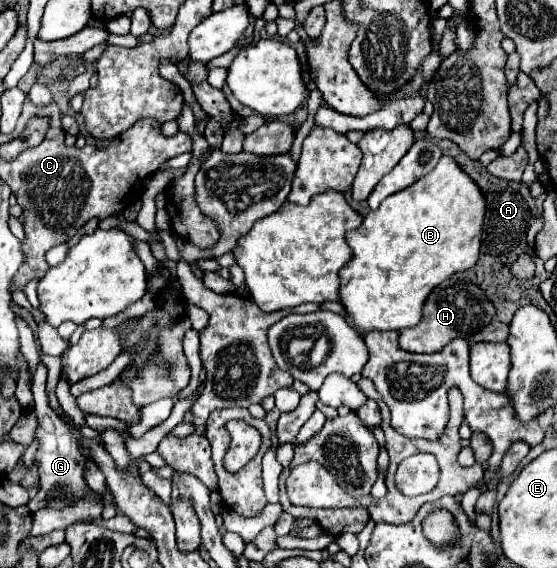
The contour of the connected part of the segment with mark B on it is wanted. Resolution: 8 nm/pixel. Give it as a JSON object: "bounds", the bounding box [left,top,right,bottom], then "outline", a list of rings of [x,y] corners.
{"bounds":[340,157,486,331],"outline":[[[442,157],[436,165],[436,169],[432,169],[432,173],[428,173],[428,177],[422,177],[420,181],[412,183],[408,189],[402,189],[400,193],[392,195],[392,197],[386,197],[382,201],[382,205],[376,209],[376,211],[370,211],[362,225],[356,229],[356,231],[350,231],[346,241],[348,245],[352,247],[354,251],[354,257],[350,259],[348,265],[342,267],[340,271],[340,301],[342,305],[346,307],[346,313],[352,317],[354,321],[354,327],[358,327],[360,331],[372,331],[372,329],[394,329],[394,331],[400,331],[400,329],[406,329],[406,327],[414,327],[420,317],[422,317],[422,305],[424,305],[424,299],[428,297],[428,293],[440,285],[442,281],[450,279],[454,273],[458,271],[468,271],[472,269],[476,263],[478,263],[478,257],[480,257],[480,247],[482,247],[482,225],[484,225],[484,211],[486,211],[486,201],[484,201],[484,195],[480,193],[480,187],[460,169],[460,165],[452,159],[452,157]]]}

